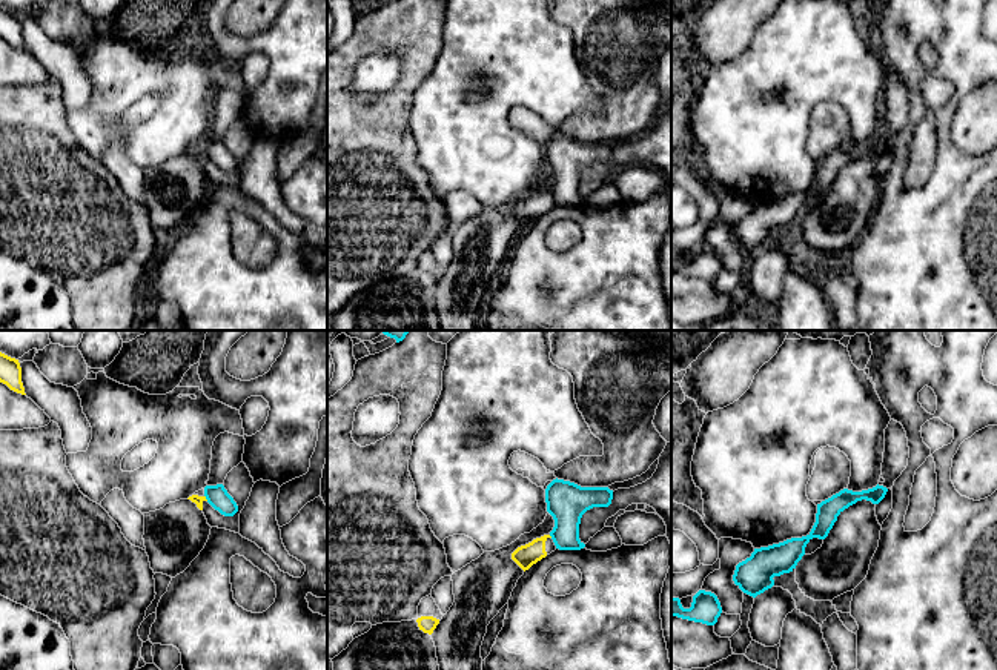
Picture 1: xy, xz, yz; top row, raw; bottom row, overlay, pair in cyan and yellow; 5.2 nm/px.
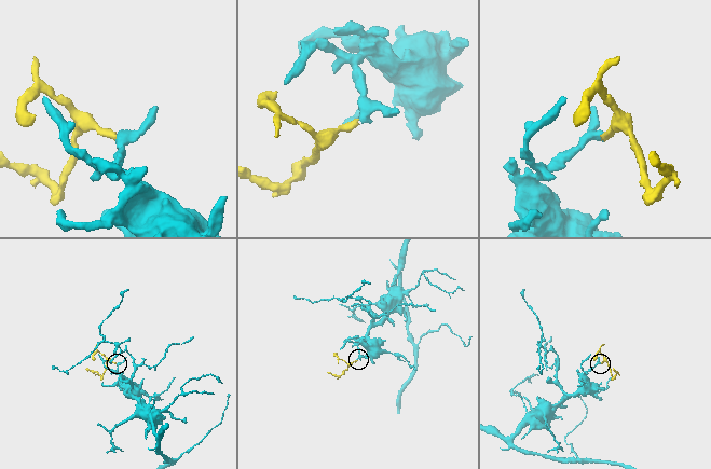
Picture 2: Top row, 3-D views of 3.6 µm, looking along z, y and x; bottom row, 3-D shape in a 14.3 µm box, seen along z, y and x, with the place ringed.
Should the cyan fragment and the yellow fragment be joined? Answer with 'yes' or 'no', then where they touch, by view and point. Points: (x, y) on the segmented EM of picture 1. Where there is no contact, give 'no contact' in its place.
no; contact xy (206, 498)

